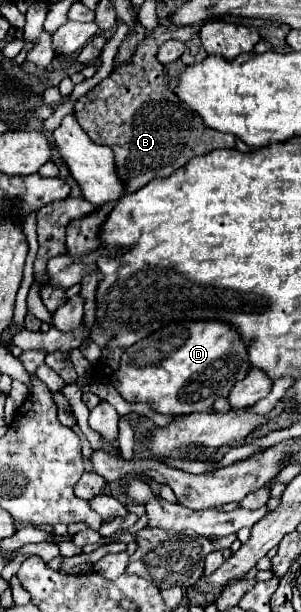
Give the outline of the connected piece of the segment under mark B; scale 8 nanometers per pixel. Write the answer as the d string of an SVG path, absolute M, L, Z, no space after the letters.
M159 26L157 30L147 32L147 38L143 40L143 44L139 44L139 48L133 54L133 60L129 64L113 70L109 78L101 80L93 90L83 94L75 102L75 118L77 118L79 126L89 134L89 138L95 144L107 144L113 148L117 174L125 188L125 194L131 194L131 192L143 188L153 178L171 176L177 168L185 166L195 156L203 156L215 148L233 148L235 146L235 136L207 128L203 124L201 116L193 108L183 104L183 100L179 100L179 96L175 96L175 90L169 86L169 76L167 76L163 64L159 64L155 58L159 44L171 39L184 43L198 35L199 31L200 26L185 26L174 31L169 30L167 26Z

